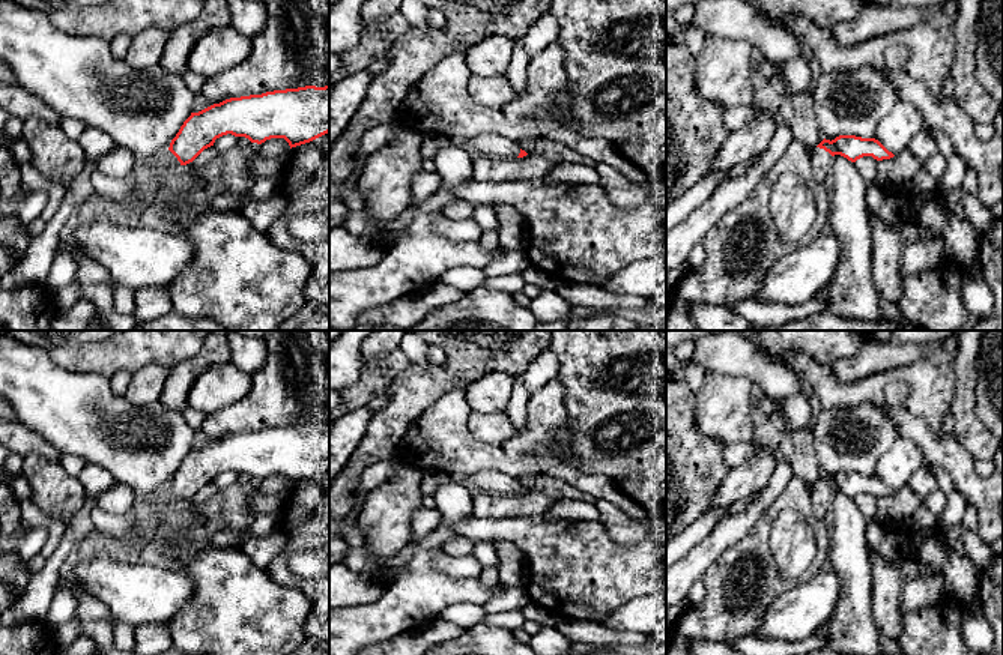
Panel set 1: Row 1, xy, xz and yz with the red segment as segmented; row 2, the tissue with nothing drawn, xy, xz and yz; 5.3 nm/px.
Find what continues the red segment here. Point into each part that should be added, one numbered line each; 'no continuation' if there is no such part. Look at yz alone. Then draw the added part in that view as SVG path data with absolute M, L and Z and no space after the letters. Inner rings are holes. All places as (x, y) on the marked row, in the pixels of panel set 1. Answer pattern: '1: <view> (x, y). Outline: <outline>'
1: yz (821, 161). Outline: M815 147L811 161L815 182L829 186L833 156L824 149Z

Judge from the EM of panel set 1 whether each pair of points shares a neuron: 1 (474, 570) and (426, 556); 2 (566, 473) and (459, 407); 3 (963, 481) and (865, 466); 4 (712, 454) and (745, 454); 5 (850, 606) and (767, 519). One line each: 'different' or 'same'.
1: different
2: same
3: different
4: different
5: different

